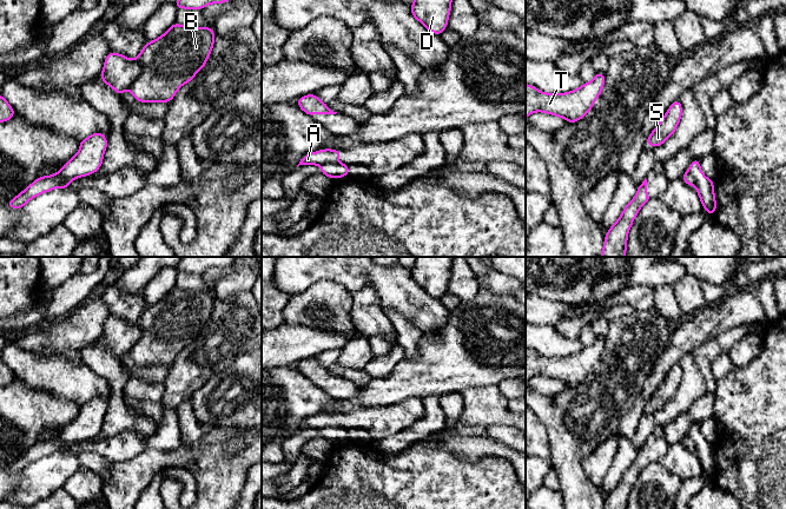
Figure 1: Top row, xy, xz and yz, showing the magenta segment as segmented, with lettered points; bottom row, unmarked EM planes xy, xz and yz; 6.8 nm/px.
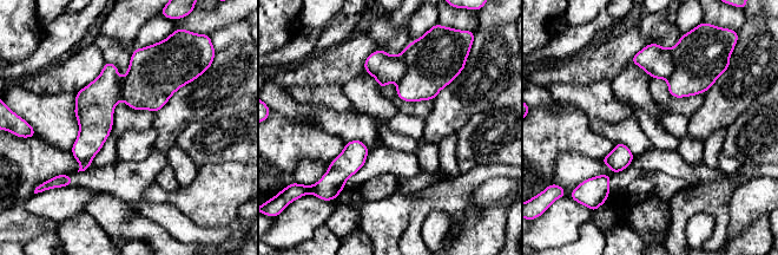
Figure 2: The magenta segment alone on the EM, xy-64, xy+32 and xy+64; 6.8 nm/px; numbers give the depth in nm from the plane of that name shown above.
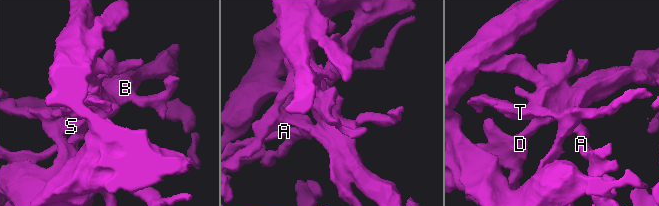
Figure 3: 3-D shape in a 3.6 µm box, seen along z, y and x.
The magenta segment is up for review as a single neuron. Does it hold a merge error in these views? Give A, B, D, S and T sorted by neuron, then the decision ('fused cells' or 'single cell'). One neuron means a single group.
A / B D S T | fused cells

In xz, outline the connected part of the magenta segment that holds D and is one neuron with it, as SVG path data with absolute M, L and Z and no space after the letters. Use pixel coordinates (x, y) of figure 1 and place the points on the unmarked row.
M416 257L411 278L427 293L440 299L448 289L451 264L456 257Z

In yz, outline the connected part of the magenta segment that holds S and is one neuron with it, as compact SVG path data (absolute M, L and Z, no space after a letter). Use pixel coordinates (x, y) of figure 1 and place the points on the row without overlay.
M680 363L675 364L667 374L658 390L646 404L646 409L658 411L662 409L675 396L682 379Z

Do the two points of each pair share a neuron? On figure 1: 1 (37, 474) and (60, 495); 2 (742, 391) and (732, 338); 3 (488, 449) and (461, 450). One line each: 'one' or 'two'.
1: two
2: two
3: one

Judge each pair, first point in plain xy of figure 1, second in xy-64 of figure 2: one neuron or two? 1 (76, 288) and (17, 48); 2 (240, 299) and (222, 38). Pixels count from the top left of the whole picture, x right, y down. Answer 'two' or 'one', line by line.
1: two
2: two

